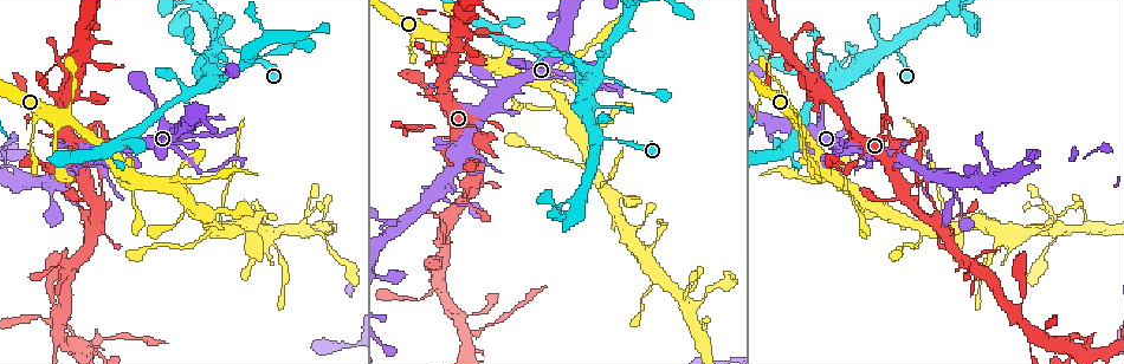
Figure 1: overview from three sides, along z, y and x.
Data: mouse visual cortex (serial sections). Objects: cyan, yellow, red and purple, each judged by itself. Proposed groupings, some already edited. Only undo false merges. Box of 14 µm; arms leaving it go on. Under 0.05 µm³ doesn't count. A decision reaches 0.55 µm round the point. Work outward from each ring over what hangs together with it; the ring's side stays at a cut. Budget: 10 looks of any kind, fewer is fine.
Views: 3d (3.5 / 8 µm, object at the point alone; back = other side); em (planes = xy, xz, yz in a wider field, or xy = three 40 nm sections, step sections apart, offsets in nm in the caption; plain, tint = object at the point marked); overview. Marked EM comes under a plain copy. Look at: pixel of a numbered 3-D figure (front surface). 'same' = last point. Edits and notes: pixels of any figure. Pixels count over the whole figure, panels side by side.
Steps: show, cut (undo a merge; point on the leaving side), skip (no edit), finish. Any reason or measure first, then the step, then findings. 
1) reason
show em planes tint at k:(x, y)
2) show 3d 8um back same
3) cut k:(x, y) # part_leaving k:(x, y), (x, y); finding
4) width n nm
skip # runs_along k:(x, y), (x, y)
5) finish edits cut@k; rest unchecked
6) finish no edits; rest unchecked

narrows sharply
show 3d 8um at 1:(439, 283)

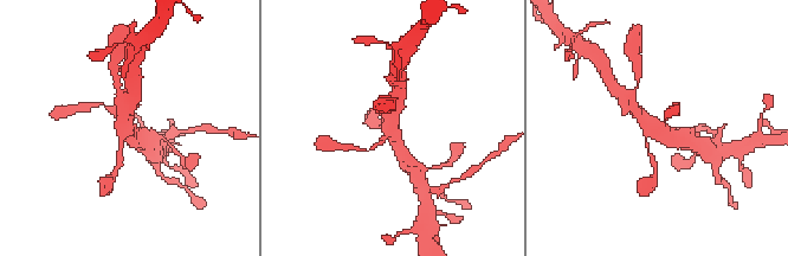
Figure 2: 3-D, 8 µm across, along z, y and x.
arms 4; arm_widths 100, 150, 350, 400 nm
show em xy step 1 tint at 2:(663, 129)

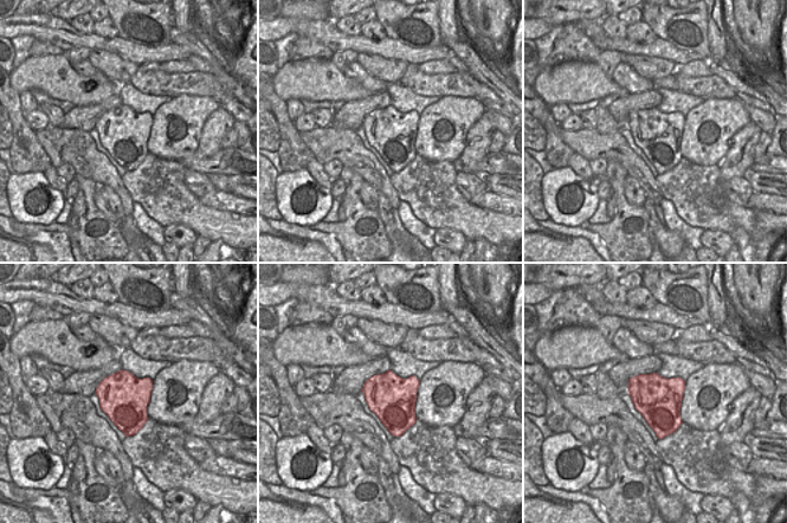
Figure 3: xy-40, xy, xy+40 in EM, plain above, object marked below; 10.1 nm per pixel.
skip # runs_along 2:(634, 110), (653, 130), (686, 142); continuous, no second cell

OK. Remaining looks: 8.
a narrow waist
show 3d 3.5um back at 1:(108, 339)

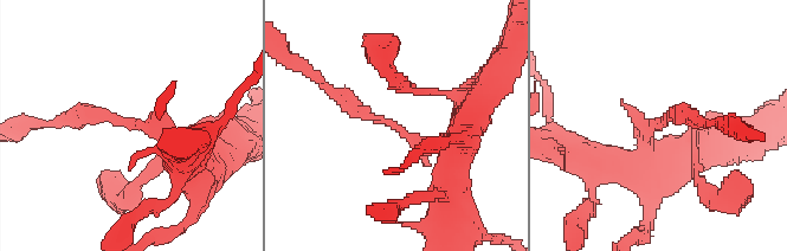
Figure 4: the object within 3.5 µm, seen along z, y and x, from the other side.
show em xy step 1 tint at 4:(133, 126)

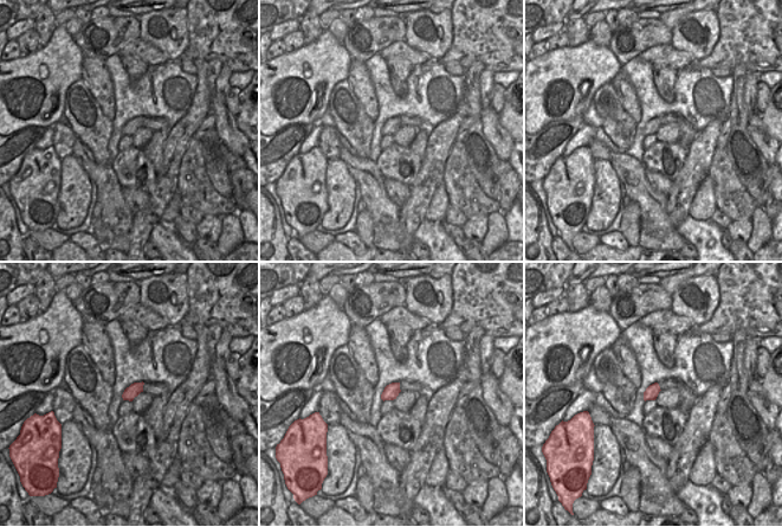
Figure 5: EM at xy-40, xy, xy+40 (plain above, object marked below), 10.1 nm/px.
width 150 nm
cut 4:(127, 122) # part_leaving 4:(161, 129), (110, 115), (66, 118); a second cell is stuck on

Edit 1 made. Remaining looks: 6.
show overview

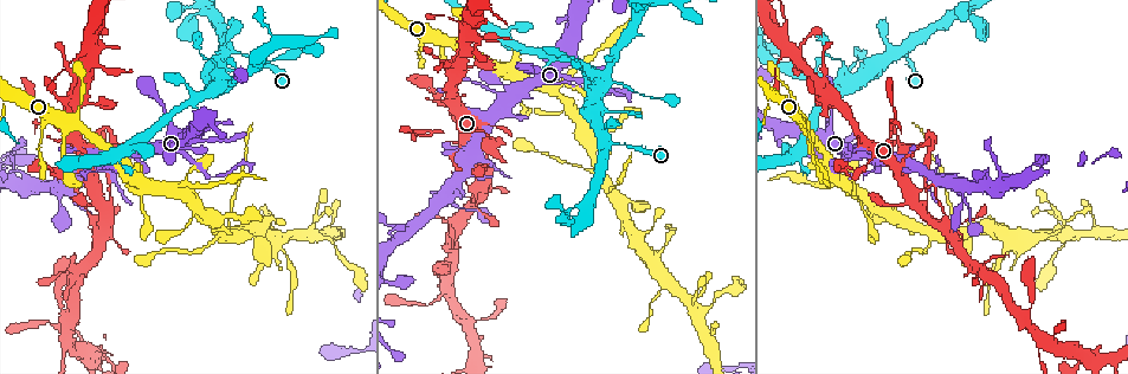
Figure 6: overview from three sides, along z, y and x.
narrows sharply
show 3d 3.5um back at 6:(158, 252)

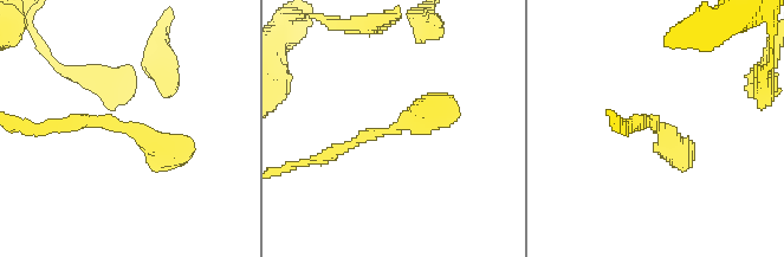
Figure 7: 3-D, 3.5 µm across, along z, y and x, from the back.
arm_widths 150, 400 nm
show em planes tint at 7:(126, 128)

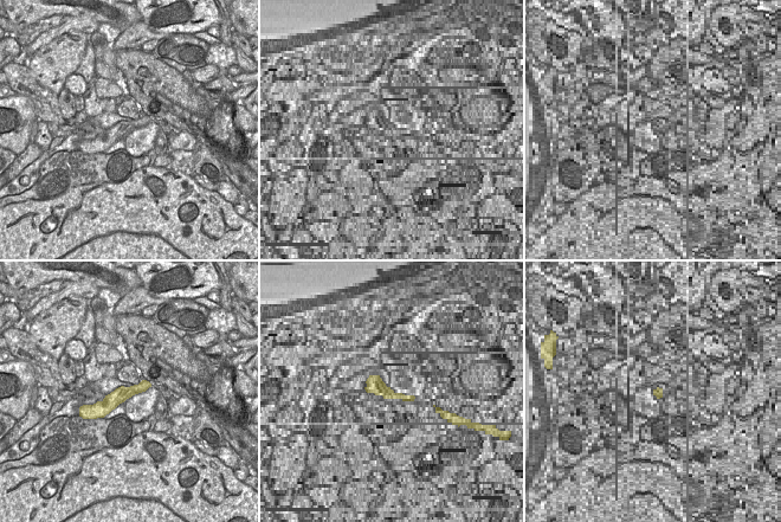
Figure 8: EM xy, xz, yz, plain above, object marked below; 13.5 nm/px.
width 200 nm
skip # runs_along 8:(146, 384), (92, 407); one cell here

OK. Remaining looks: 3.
a narrow waist
show 3d 3.5um at 6:(217, 177)

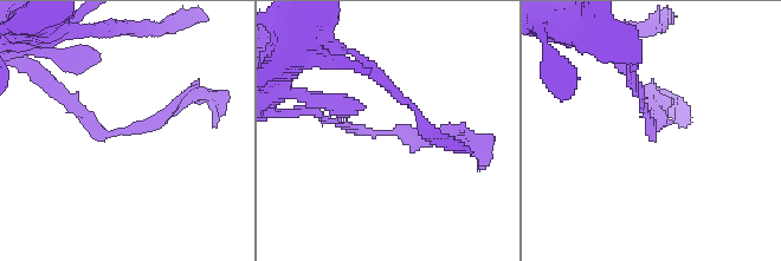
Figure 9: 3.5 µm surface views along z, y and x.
show em planes tint at 9:(652, 134)

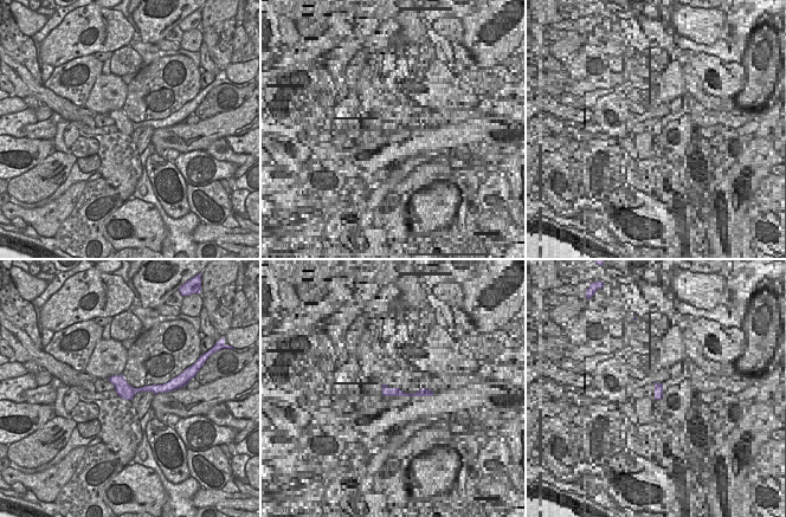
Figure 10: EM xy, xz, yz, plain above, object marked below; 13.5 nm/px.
skip # runs_along 9:(323, 116), (360, 131), (454, 141); all the same cell

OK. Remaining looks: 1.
finish edits cut@4; rest unchecked

